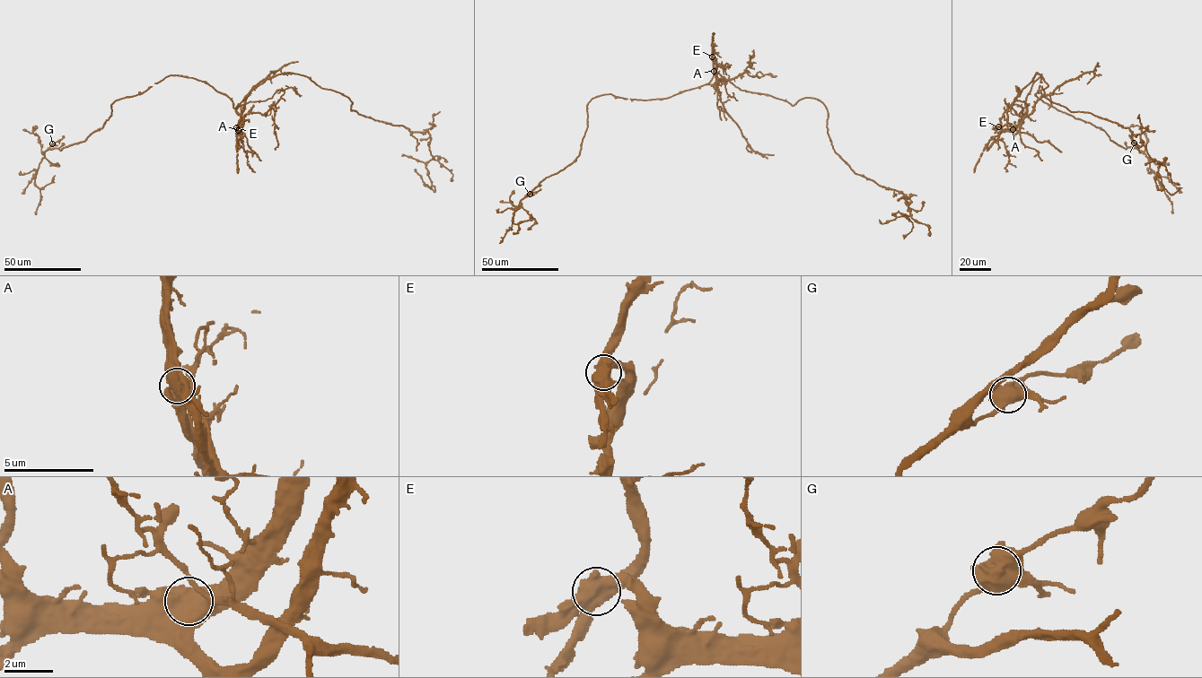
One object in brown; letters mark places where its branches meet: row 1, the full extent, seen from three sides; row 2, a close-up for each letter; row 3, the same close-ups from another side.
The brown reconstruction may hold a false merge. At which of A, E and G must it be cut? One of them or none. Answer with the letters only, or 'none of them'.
E

